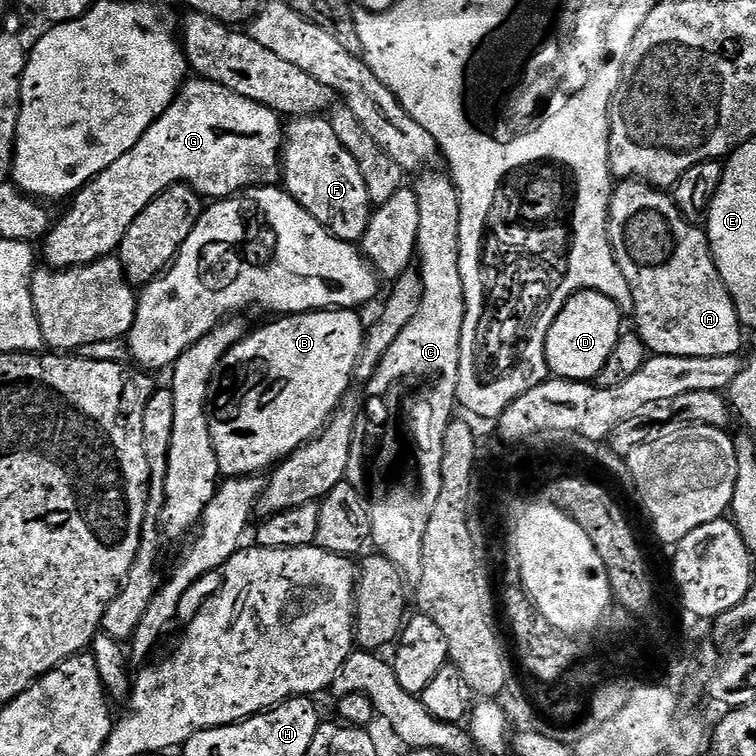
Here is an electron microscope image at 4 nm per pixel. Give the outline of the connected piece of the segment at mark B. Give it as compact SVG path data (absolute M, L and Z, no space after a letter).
M350 308L284 314L257 332L249 331L218 362L208 384L208 421L218 466L225 477L263 473L263 468L279 465L290 453L320 435L336 415L341 401L349 395L348 387L364 353L366 324L360 321L360 315Z

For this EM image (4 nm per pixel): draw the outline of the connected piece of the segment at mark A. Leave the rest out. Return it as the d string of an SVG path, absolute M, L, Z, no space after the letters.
M639 180L617 183L612 190L612 205L608 211L608 236L612 240L614 262L620 272L626 274L626 287L636 316L635 331L649 353L714 358L735 356L741 351L739 348L744 336L740 333L740 316L712 257L707 231L699 224L690 223L667 191L657 190Z

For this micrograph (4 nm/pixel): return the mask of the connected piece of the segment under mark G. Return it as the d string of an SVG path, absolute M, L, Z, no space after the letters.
M189 79L181 87L174 103L149 126L142 138L138 138L133 148L71 197L67 205L68 213L57 224L55 221L49 227L48 235L43 237L43 263L57 270L81 268L83 264L93 264L95 260L113 255L119 249L122 238L126 238L130 222L134 222L134 218L138 218L138 214L142 214L142 210L146 210L146 206L154 202L158 194L173 184L187 184L200 197L212 202L237 196L248 188L279 185L282 180L284 129L282 117L274 110L250 98L242 98L242 94L234 94L213 80Z

